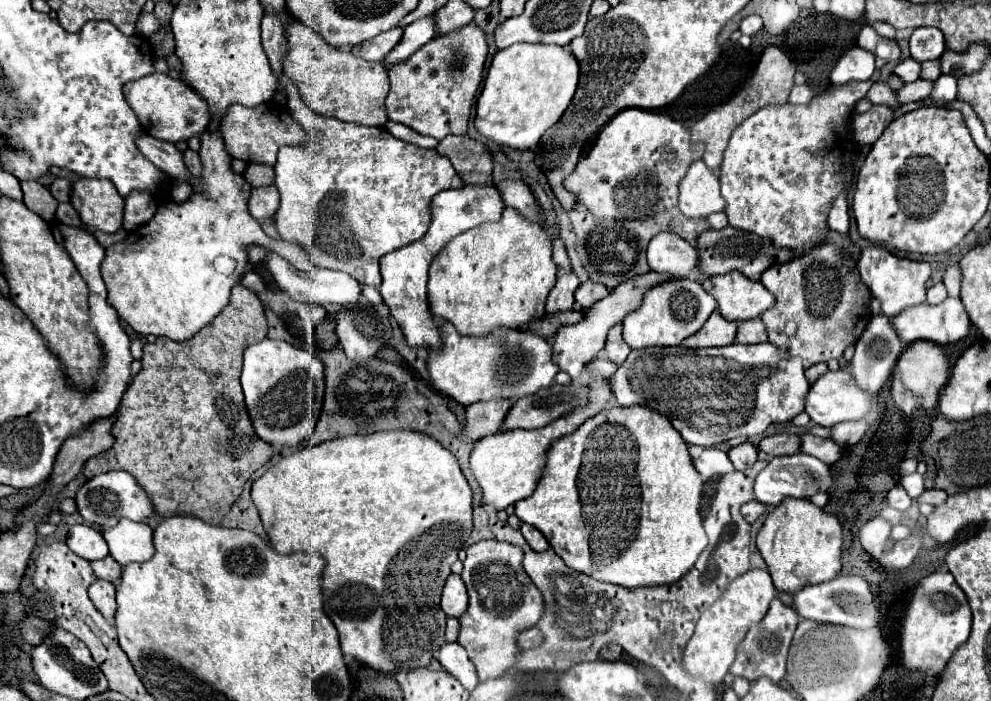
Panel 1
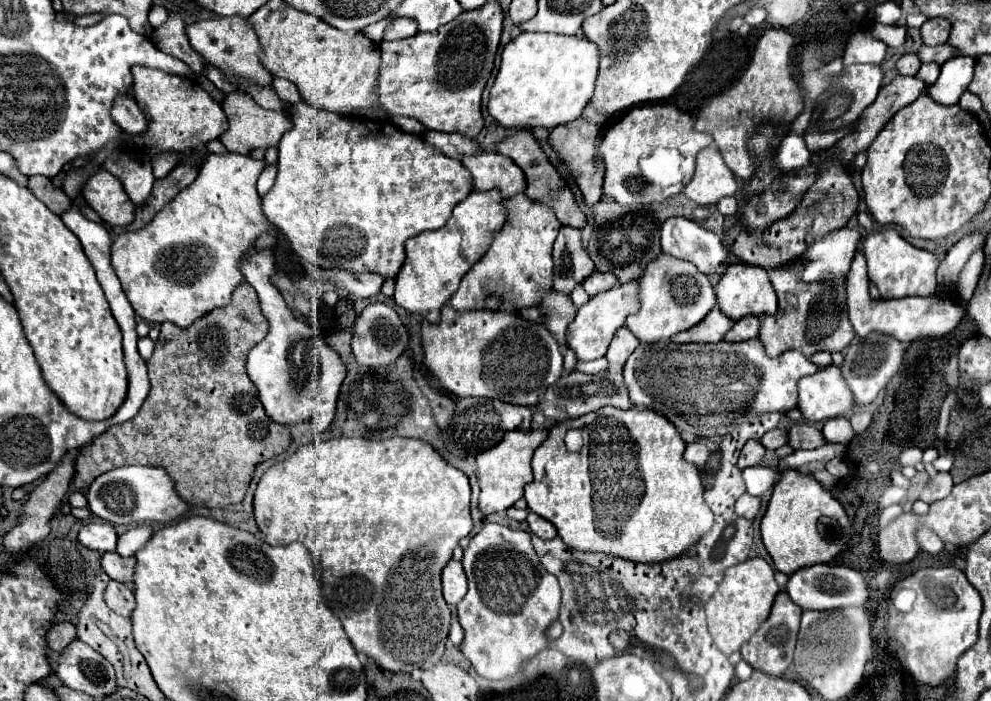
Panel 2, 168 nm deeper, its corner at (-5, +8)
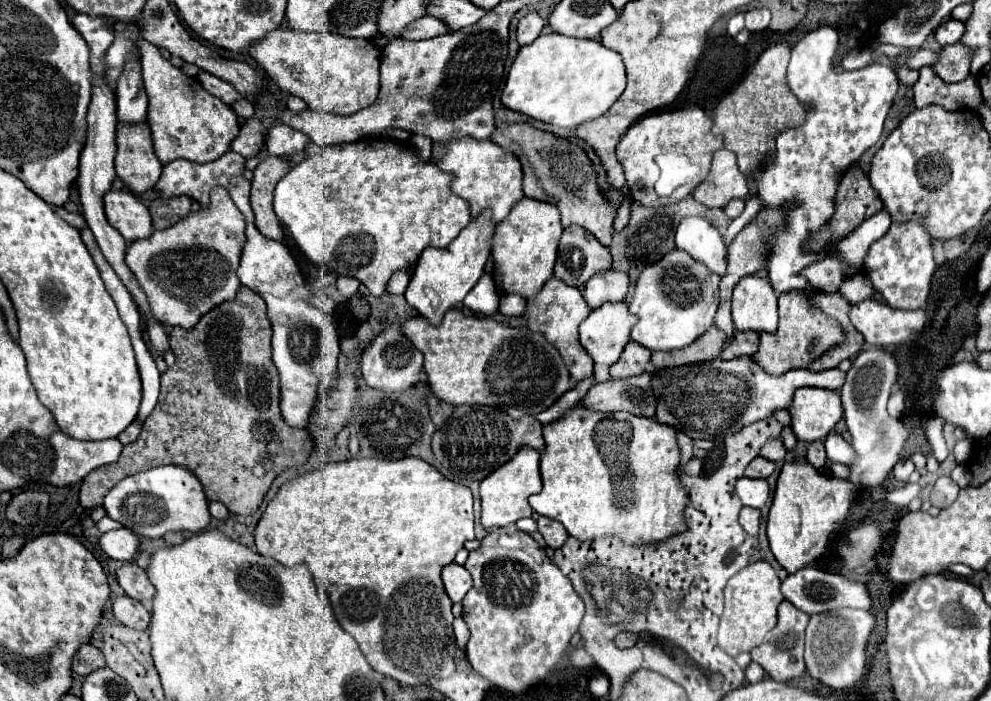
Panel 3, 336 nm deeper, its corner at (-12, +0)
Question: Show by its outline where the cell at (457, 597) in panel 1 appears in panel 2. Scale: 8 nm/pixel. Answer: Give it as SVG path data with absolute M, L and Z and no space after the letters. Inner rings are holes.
M449 560L443 568L443 596L449 606L457 606L467 594L467 578L461 562Z

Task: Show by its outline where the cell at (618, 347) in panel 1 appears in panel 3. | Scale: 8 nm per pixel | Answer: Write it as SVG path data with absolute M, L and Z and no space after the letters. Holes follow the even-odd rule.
M628 342L620 360L610 366L610 378L620 380L620 378L630 378L630 376L642 374L650 362L650 356L652 356L652 352L646 350L644 346Z

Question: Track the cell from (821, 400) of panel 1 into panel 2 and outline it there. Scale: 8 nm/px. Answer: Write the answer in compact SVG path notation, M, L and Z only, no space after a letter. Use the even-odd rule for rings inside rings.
M827 366L799 380L799 404L805 420L829 420L837 416L849 416L853 412L853 392L849 390L841 368Z

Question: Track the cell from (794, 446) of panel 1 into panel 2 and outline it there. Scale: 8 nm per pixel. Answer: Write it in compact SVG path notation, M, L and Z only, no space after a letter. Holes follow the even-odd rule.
M779 428L769 430L769 432L761 438L761 444L763 444L765 448L771 448L771 450L777 450L779 446L785 446L787 442L789 442L787 432L785 432L785 430L779 430Z

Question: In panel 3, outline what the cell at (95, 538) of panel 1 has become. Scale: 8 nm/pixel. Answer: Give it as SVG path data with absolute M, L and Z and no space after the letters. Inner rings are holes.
M118 528L118 530L102 534L100 544L102 544L102 550L110 558L122 560L122 562L132 562L134 556L138 554L140 538L128 528Z

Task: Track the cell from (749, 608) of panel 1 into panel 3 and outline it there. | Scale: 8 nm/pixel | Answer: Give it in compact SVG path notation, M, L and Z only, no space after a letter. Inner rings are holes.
M754 562L728 580L724 596L726 604L718 628L718 646L730 656L750 652L760 646L766 640L766 634L776 626L776 608L784 600L780 594L780 578L768 562Z

